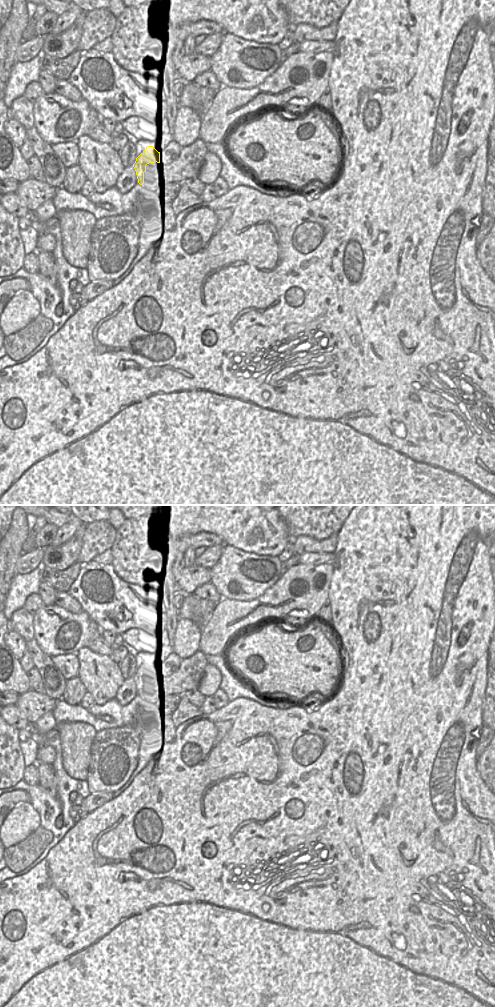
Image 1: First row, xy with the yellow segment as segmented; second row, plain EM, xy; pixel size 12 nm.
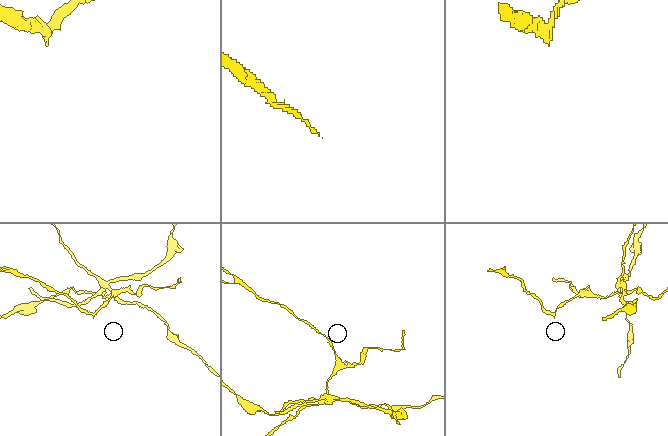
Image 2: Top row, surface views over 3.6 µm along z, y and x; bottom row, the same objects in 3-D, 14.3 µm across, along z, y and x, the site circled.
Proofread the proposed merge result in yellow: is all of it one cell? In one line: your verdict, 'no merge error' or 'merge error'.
merge error

